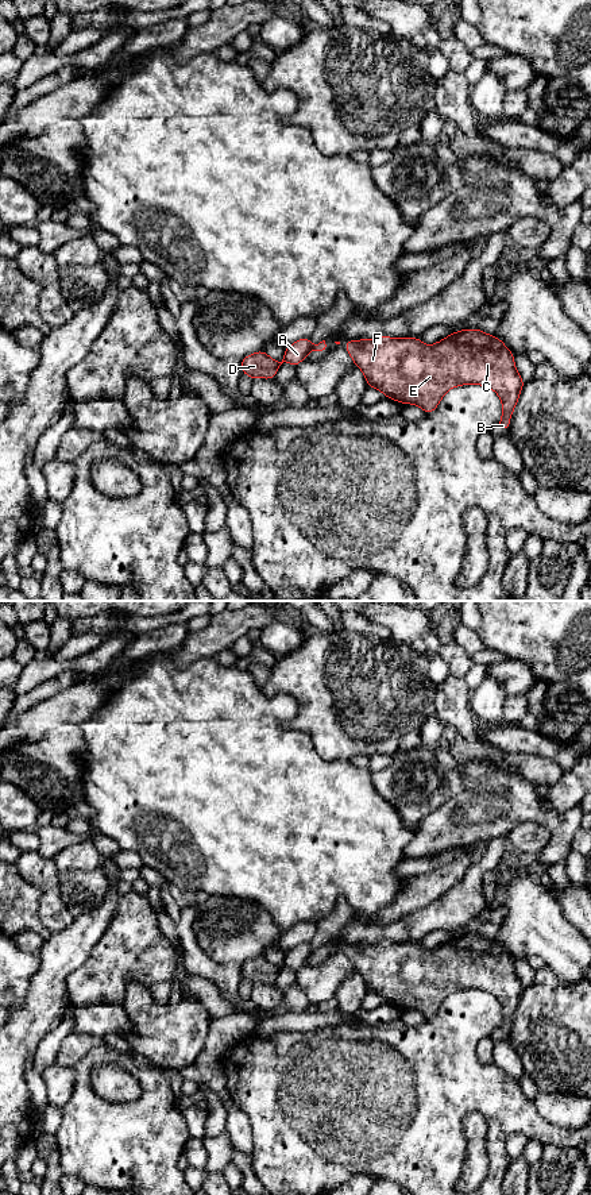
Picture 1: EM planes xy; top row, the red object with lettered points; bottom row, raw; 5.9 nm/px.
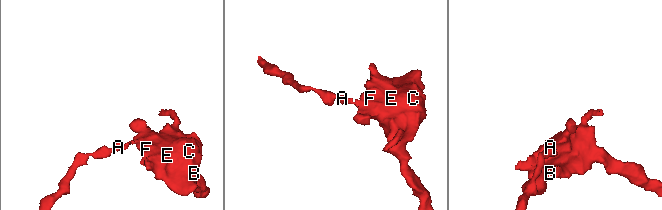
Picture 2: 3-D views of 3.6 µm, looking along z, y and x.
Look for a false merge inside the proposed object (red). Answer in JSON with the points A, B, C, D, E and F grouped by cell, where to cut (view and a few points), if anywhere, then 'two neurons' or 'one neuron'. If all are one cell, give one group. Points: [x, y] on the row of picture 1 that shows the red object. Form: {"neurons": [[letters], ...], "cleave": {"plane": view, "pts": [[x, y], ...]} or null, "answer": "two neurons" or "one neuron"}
{"neurons": [["A", "D"], ["B", "C", "E", "F"]], "cleave": {"plane": "xy", "pts": [[313, 346], [309, 350]]}, "answer": "two neurons"}

